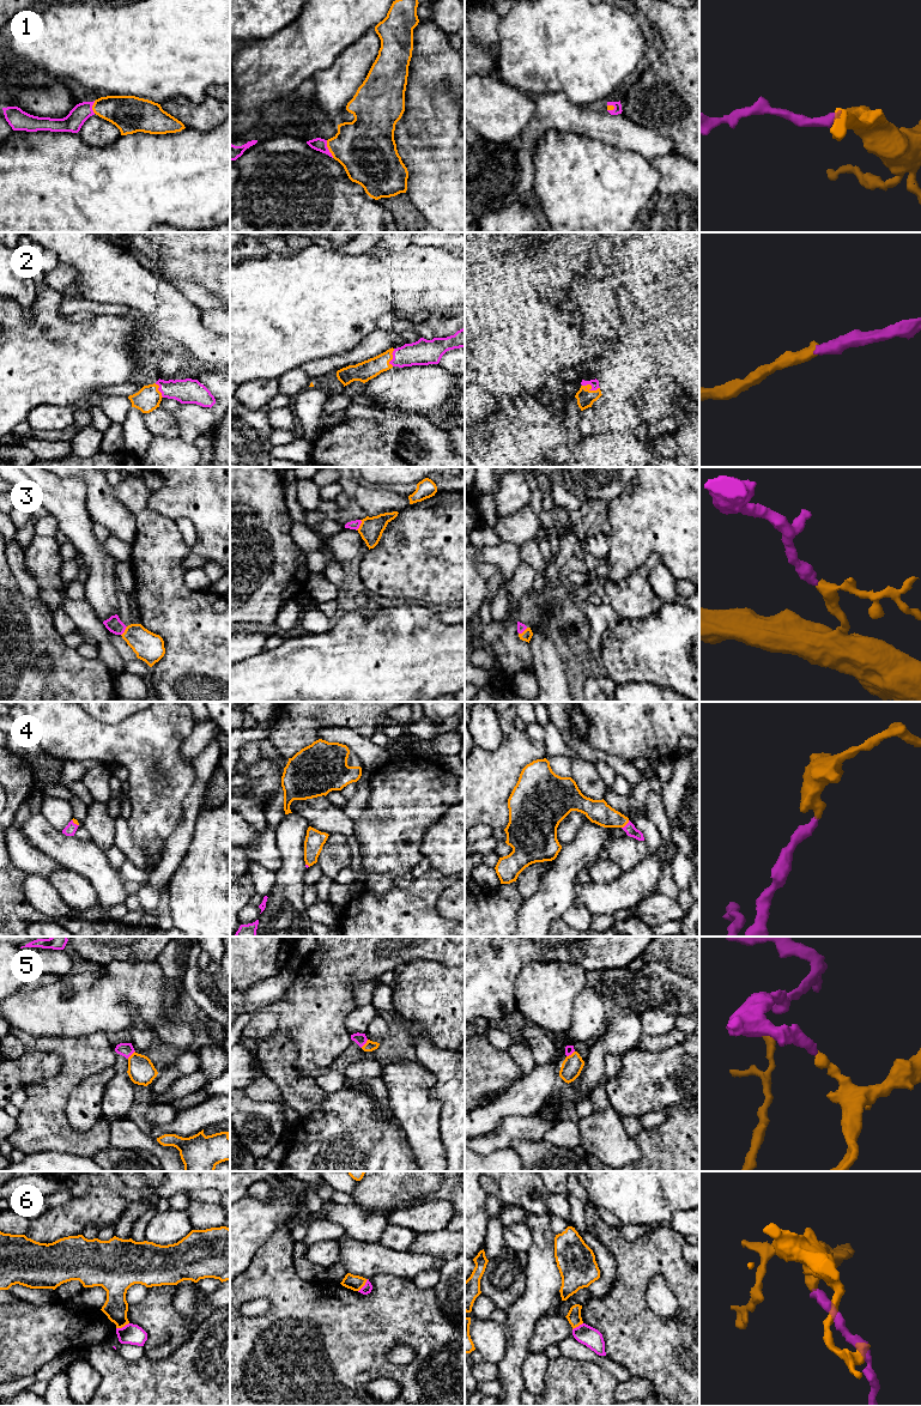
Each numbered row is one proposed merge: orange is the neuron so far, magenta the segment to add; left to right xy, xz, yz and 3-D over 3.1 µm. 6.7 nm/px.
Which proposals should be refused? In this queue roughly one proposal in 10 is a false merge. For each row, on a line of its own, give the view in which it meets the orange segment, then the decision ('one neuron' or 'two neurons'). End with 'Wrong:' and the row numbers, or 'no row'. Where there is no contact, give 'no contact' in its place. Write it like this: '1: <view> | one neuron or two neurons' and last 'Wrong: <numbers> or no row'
1: xz | one neuron
2: yz | one neuron
3: xz | one neuron
4: yz | one neuron
5: xz | one neuron
6: xy | two neurons
Wrong: 6

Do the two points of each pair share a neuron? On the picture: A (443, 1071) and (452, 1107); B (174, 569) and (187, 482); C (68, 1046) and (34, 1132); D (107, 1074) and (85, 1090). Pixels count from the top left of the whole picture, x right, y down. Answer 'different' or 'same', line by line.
A: same
B: different
C: same
D: same

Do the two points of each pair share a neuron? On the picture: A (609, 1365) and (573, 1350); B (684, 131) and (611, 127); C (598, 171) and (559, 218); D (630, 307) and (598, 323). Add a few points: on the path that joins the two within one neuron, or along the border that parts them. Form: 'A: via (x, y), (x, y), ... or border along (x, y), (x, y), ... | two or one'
A: via (600, 1361), (581, 1352) | one
B: border along (626, 116), (634, 122), (667, 137), (674, 146) | two
C: via (587, 182), (587, 191), (571, 206) | one
D: border along (616, 292), (624, 338) | two

